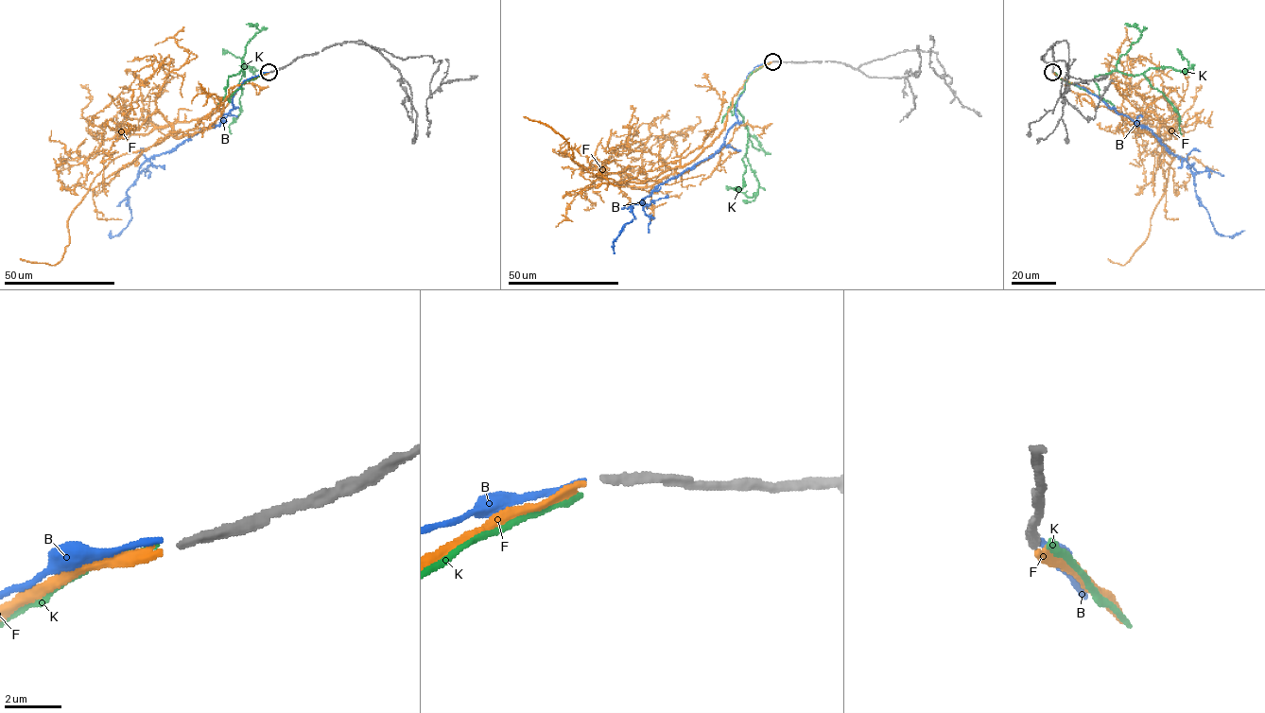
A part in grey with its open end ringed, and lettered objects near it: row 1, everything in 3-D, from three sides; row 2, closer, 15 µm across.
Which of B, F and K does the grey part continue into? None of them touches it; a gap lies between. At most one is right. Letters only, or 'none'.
F

